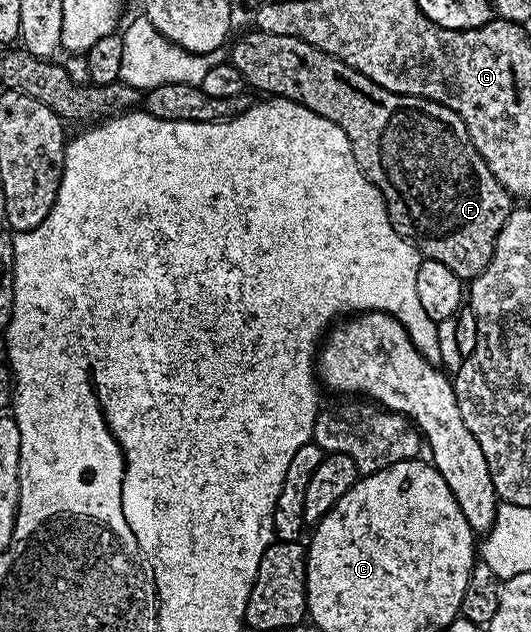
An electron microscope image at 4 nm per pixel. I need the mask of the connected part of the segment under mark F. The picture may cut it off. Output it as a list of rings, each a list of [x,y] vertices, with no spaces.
[[[255,30],[250,33],[244,38],[236,40],[231,54],[229,50],[229,63],[240,72],[246,85],[252,91],[264,90],[264,95],[267,96],[288,98],[291,102],[300,102],[305,108],[317,112],[317,116],[325,116],[325,120],[333,120],[337,123],[341,132],[345,132],[345,136],[349,136],[349,144],[353,148],[353,156],[357,160],[357,164],[365,172],[367,179],[381,192],[393,228],[401,237],[410,240],[424,259],[437,264],[445,264],[445,268],[449,268],[449,272],[453,272],[458,278],[464,280],[474,280],[481,272],[485,272],[485,268],[495,251],[497,236],[501,232],[501,228],[505,228],[505,220],[509,220],[511,215],[513,195],[499,183],[497,176],[493,176],[493,172],[489,172],[489,164],[485,164],[481,152],[477,152],[477,148],[469,136],[469,128],[465,128],[465,120],[461,120],[461,116],[457,116],[457,112],[453,112],[453,108],[445,108],[445,104],[437,104],[433,100],[421,96],[405,96],[397,92],[389,92],[385,88],[381,88],[381,84],[373,84],[373,80],[369,80],[369,76],[361,76],[361,72],[357,72],[349,64],[321,52],[313,44],[302,42],[299,38],[267,34],[263,30]]]

